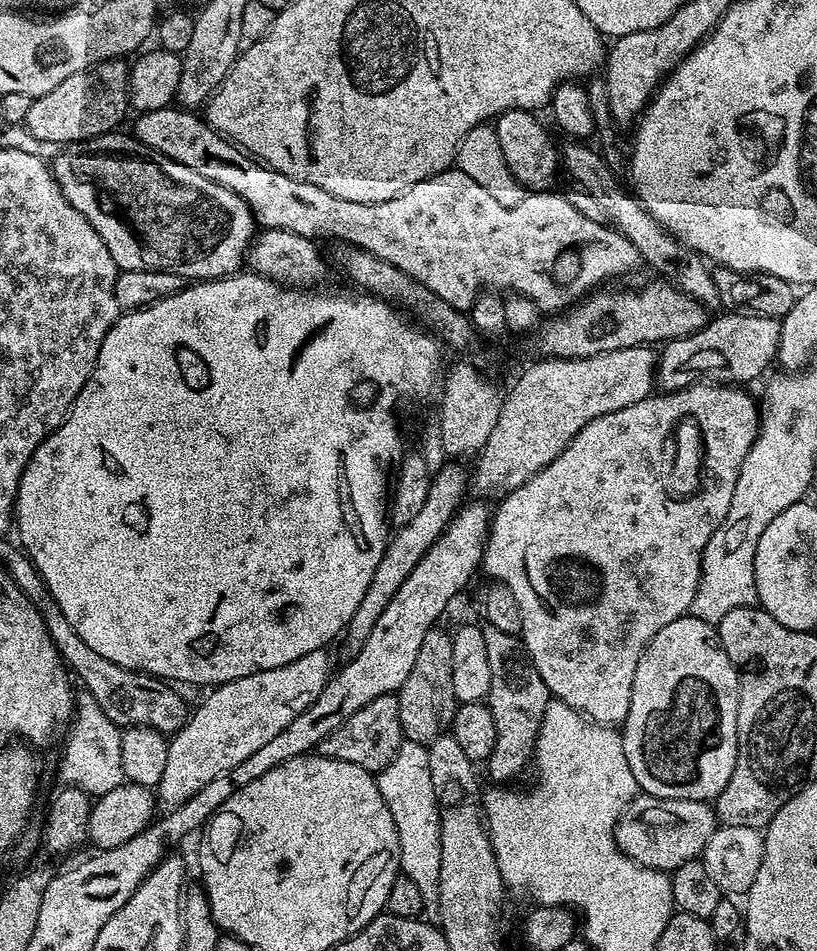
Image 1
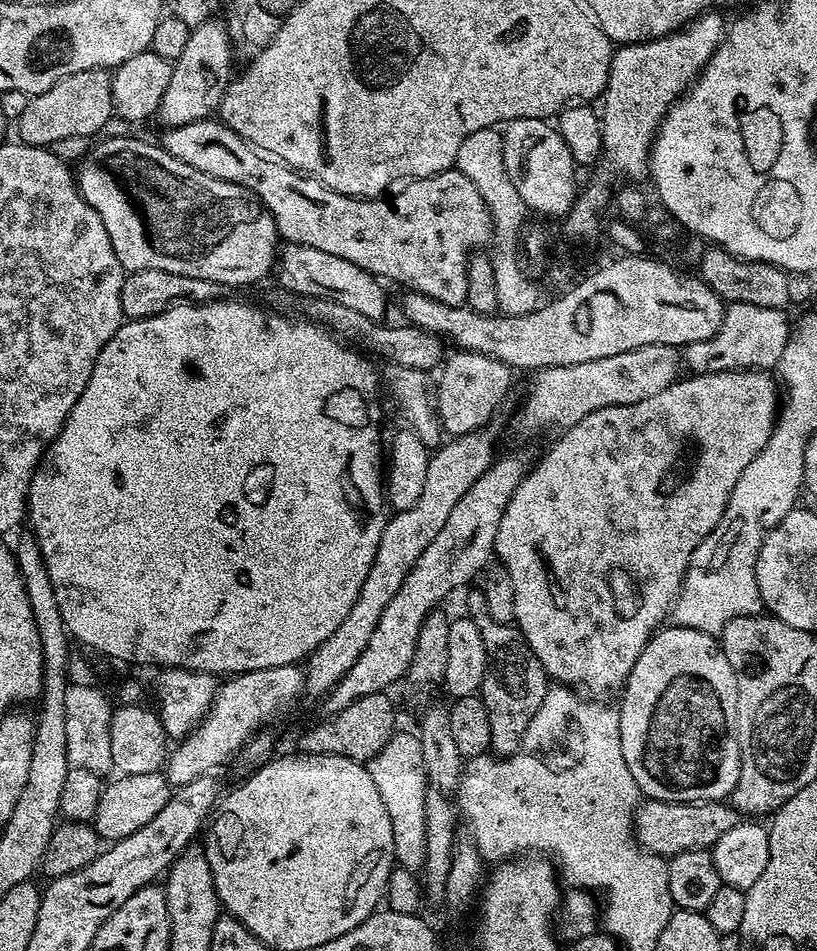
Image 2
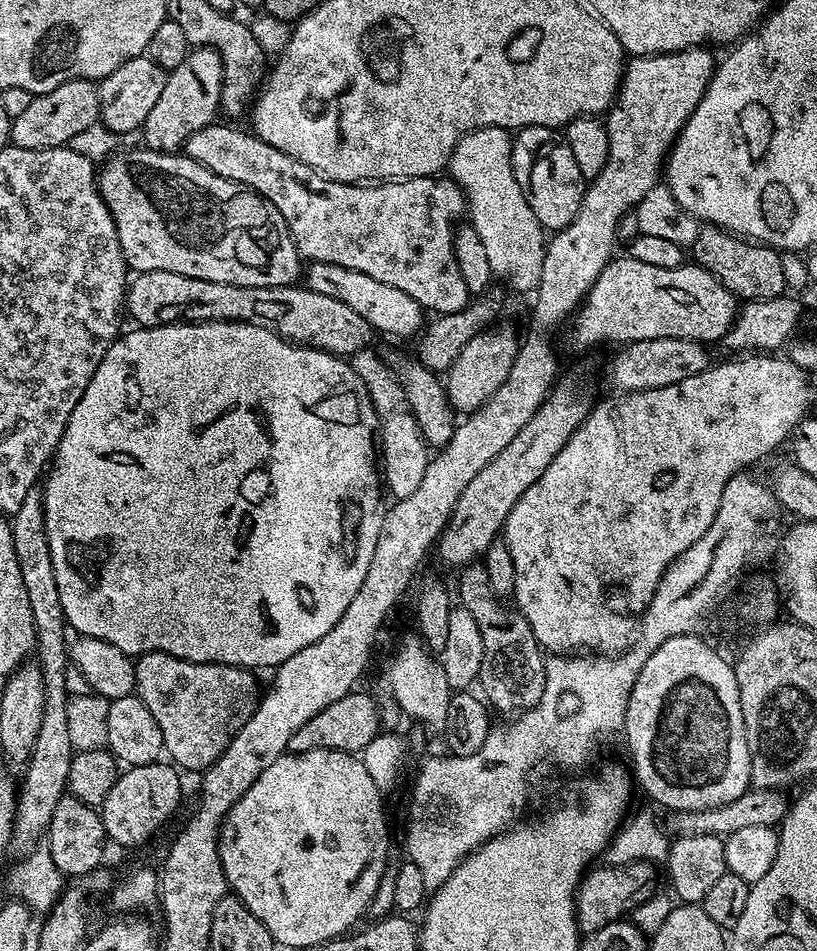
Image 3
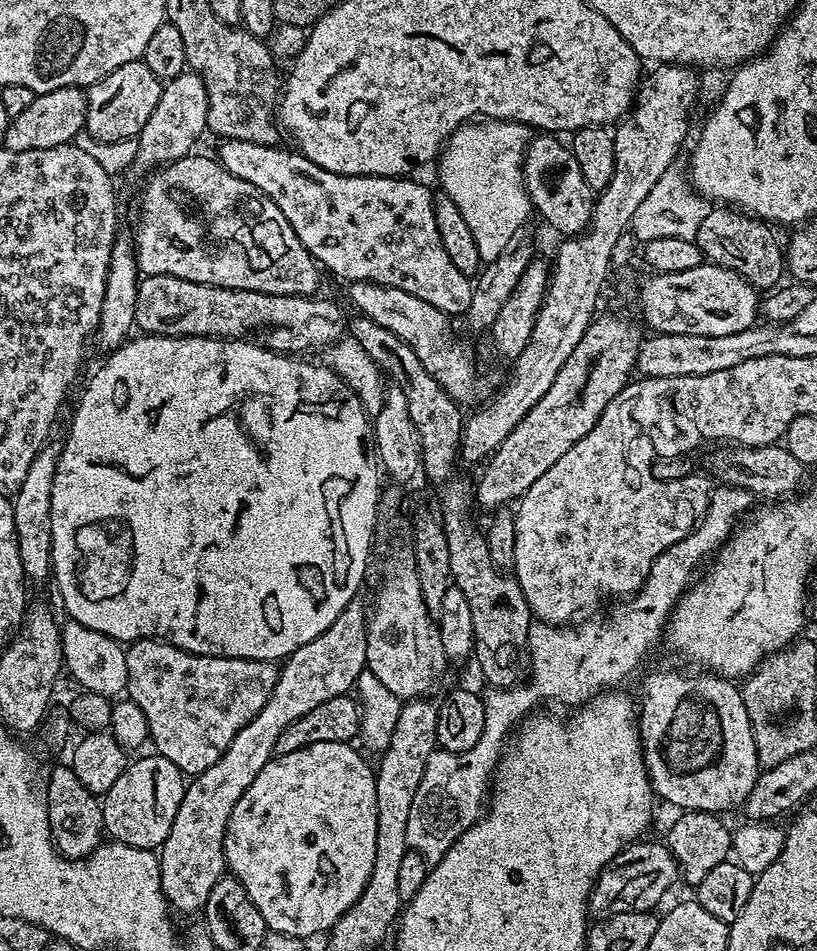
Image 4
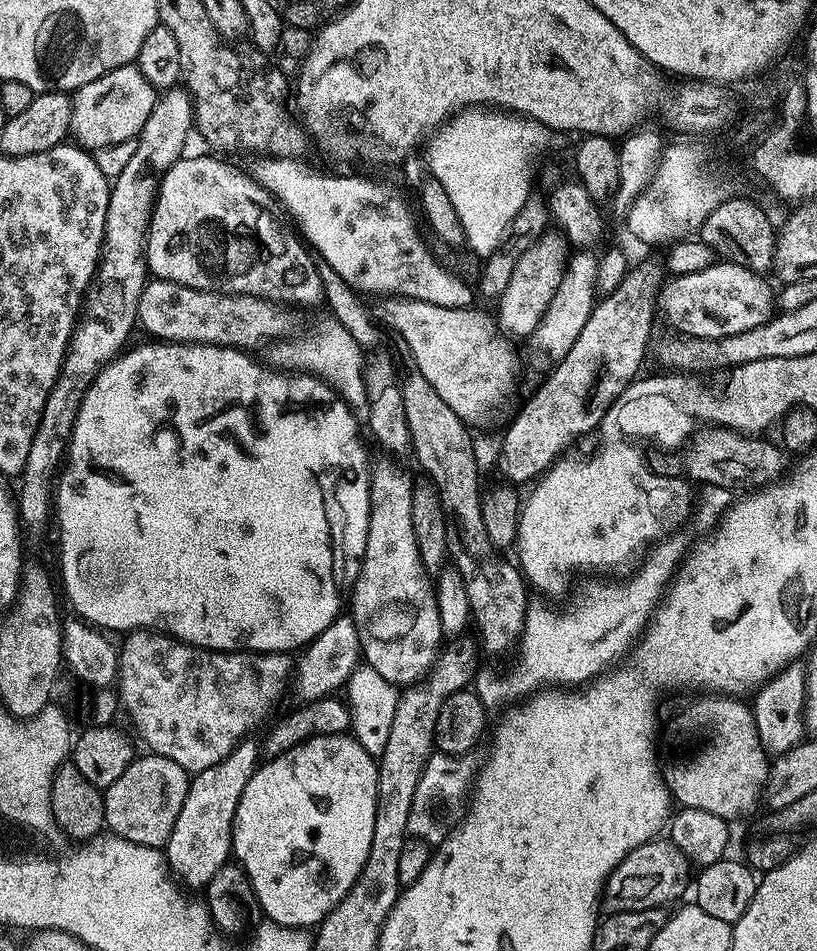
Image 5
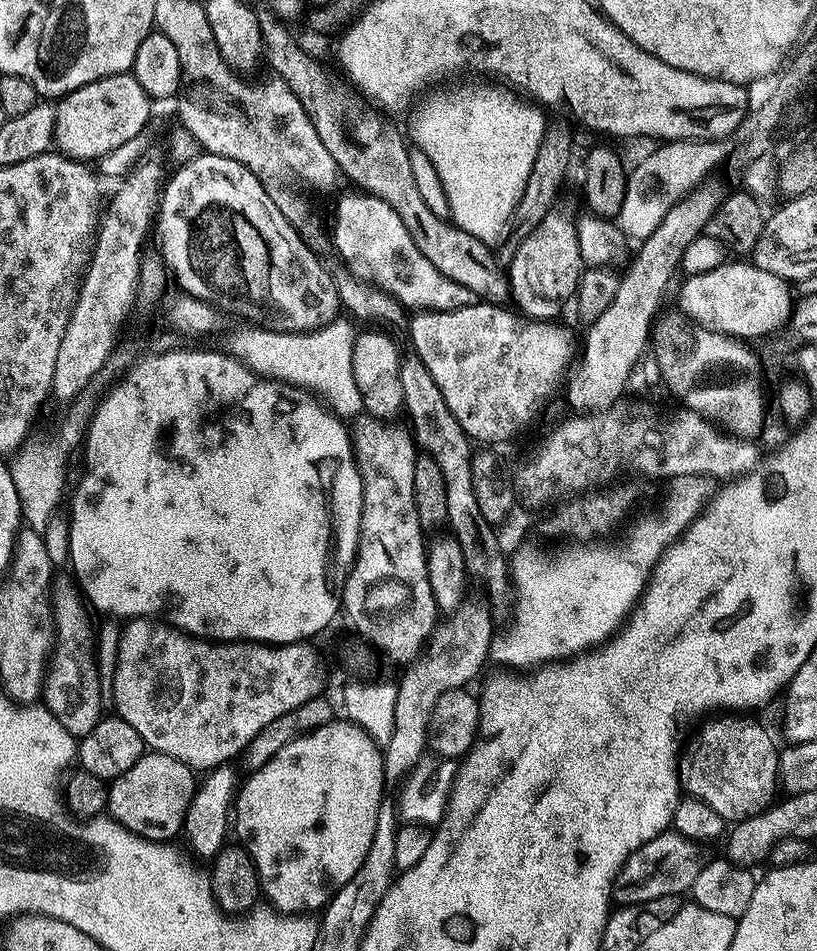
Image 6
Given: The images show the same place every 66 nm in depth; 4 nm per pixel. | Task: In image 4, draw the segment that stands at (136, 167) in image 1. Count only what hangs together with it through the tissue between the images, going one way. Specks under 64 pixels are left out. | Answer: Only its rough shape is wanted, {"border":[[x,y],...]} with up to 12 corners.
{"border":[[189,154],[144,188],[136,267],[311,296],[273,200]]}

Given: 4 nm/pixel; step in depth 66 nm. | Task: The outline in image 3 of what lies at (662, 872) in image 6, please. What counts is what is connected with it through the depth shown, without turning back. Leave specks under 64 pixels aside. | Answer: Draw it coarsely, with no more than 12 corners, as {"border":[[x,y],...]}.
{"border":[[593,867],[576,889],[584,934],[635,913],[657,891],[655,867]]}

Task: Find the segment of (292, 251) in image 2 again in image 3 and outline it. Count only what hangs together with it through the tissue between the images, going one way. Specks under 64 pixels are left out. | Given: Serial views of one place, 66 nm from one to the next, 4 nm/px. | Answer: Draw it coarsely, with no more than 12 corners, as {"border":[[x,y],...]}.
{"border":[[314,260],[302,280],[377,333],[412,338],[419,301],[346,266]]}

